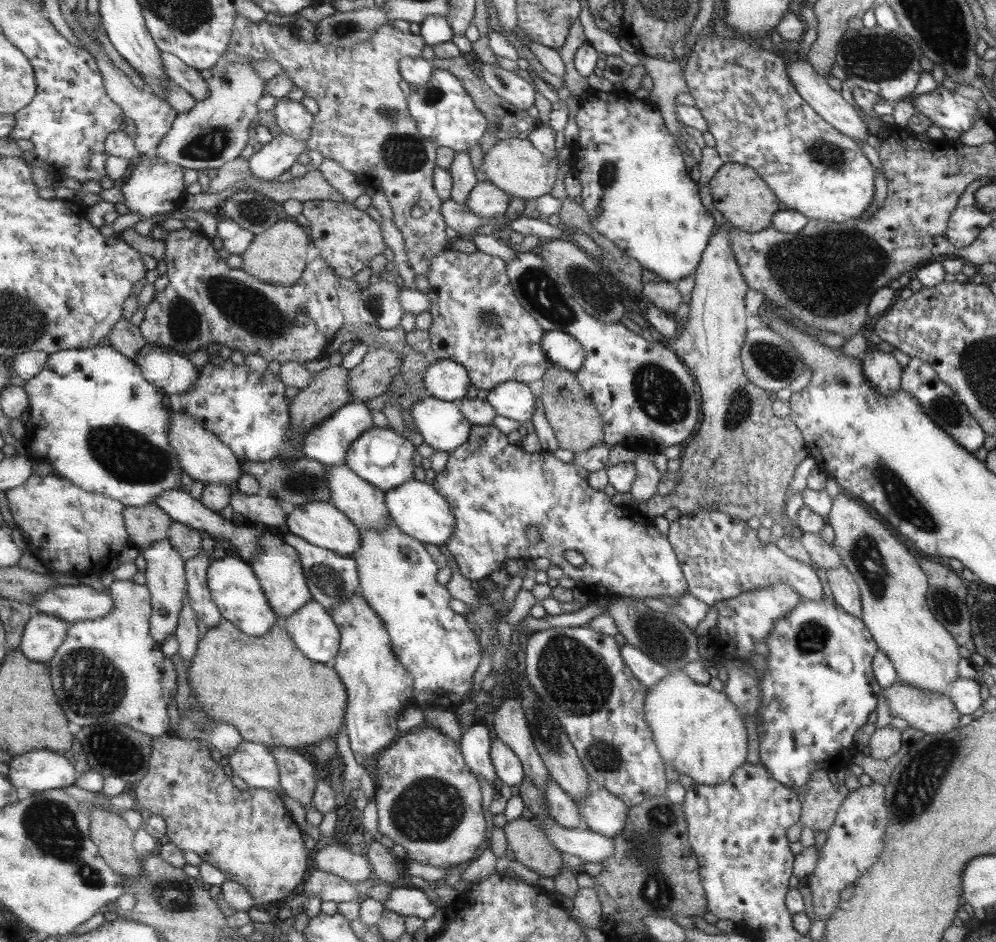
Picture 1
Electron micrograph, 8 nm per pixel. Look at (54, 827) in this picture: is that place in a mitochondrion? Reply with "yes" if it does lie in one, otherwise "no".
yes

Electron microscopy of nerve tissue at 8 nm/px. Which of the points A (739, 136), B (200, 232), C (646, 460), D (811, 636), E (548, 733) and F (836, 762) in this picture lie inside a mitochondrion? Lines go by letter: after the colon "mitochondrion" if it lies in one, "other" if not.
A: other
B: other
C: other
D: mitochondrion
E: mitochondrion
F: other

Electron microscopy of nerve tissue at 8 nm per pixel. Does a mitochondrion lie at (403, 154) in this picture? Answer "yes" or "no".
yes

